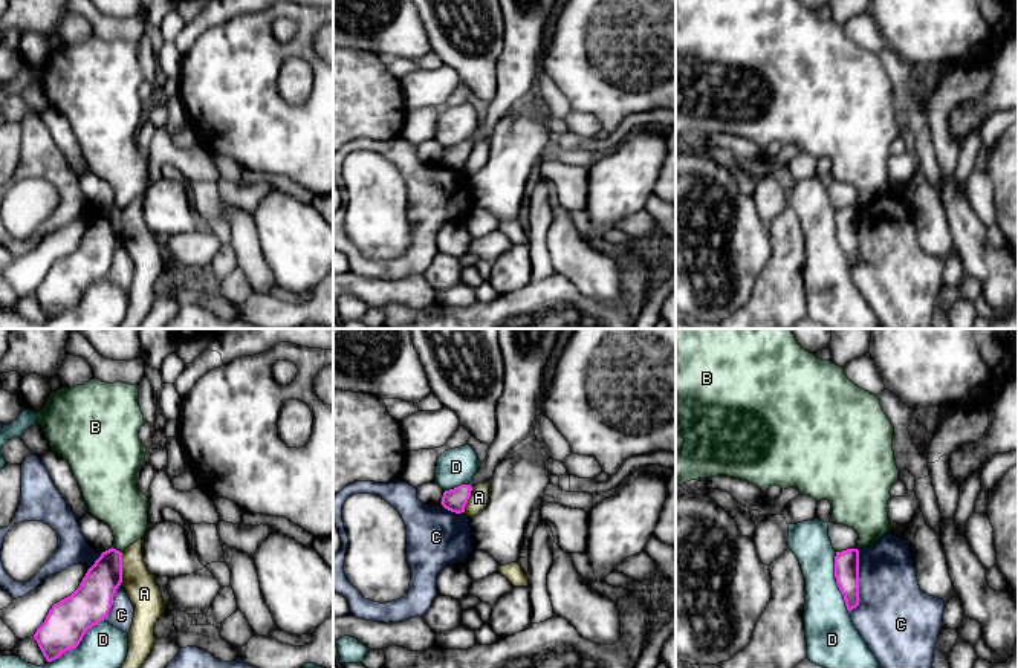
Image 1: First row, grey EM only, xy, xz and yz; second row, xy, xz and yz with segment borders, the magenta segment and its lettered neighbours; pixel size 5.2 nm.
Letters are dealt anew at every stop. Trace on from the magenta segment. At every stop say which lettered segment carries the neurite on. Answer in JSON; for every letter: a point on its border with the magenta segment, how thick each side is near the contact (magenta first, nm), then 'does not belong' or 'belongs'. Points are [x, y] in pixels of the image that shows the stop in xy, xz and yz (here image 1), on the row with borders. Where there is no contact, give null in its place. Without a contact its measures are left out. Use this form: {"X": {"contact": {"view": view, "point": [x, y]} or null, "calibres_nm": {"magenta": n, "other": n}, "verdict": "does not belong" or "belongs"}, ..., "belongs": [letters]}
{"A": {"contact": {"view": "xy", "point": [121, 567]}, "calibres_nm": {"magenta": 220, "other": 160}, "verdict": "does not belong"}, "B": {"contact": {"view": "xy", "point": [115, 549]}, "calibres_nm": {"magenta": 190, "other": 260}, "verdict": "does not belong"}, "C": {"contact": {"view": "yz", "point": [858, 583]}, "calibres_nm": {"magenta": 130, "other": 380}, "verdict": "does not belong"}, "D": {"contact": {"view": "xy", "point": [77, 645]}, "calibres_nm": {"magenta": 220, "other": 220}, "verdict": "does not belong"}, "belongs": []}

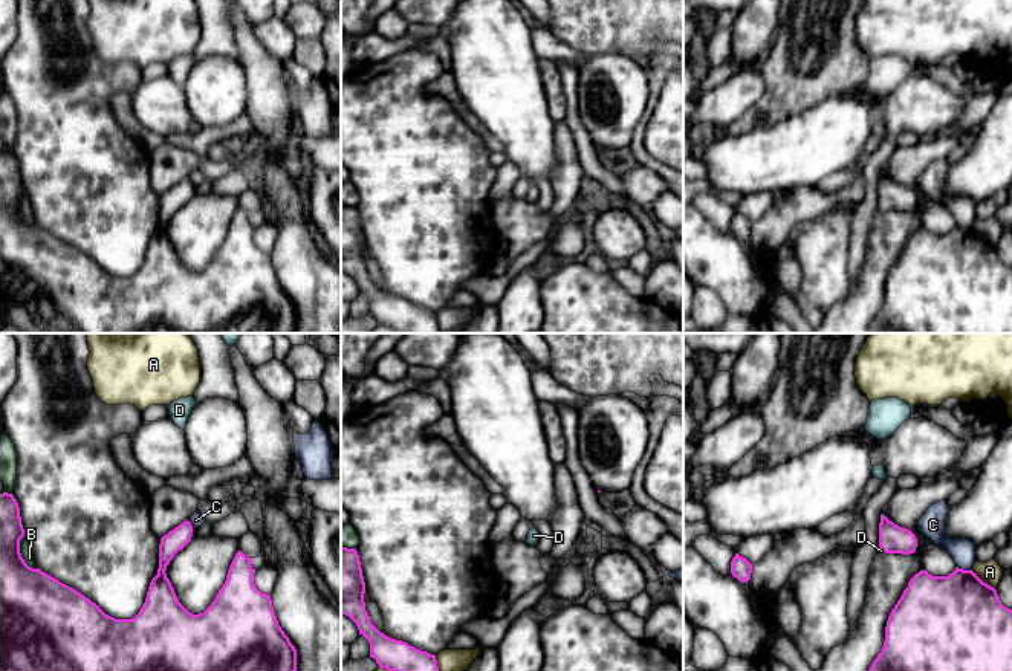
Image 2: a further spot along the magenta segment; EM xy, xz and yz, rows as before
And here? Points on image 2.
{"A": {"contact": {"view": "yz", "point": [982, 581]}, "calibres_nm": {"magenta": 500, "other": 120}, "verdict": "does not belong"}, "B": {"contact": {"view": "xy", "point": [20, 555]}, "calibres_nm": {"magenta": 340, "other": 60}, "verdict": "does not belong"}, "C": {"contact": {"view": "yz", "point": [965, 570]}, "calibres_nm": {"magenta": 460, "other": 130}, "verdict": "does not belong"}, "D": {"contact": {"view": "xy", "point": [190, 535]}, "calibres_nm": {"magenta": 110, "other": 20}, "verdict": "belongs"}, "belongs": ["D"]}

